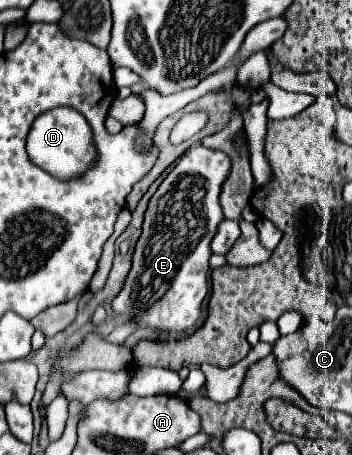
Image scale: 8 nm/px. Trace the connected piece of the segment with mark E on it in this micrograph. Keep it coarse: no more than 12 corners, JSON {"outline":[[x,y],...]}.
{"outline":[[187,149],[149,199],[117,317],[205,321],[223,151]]}

